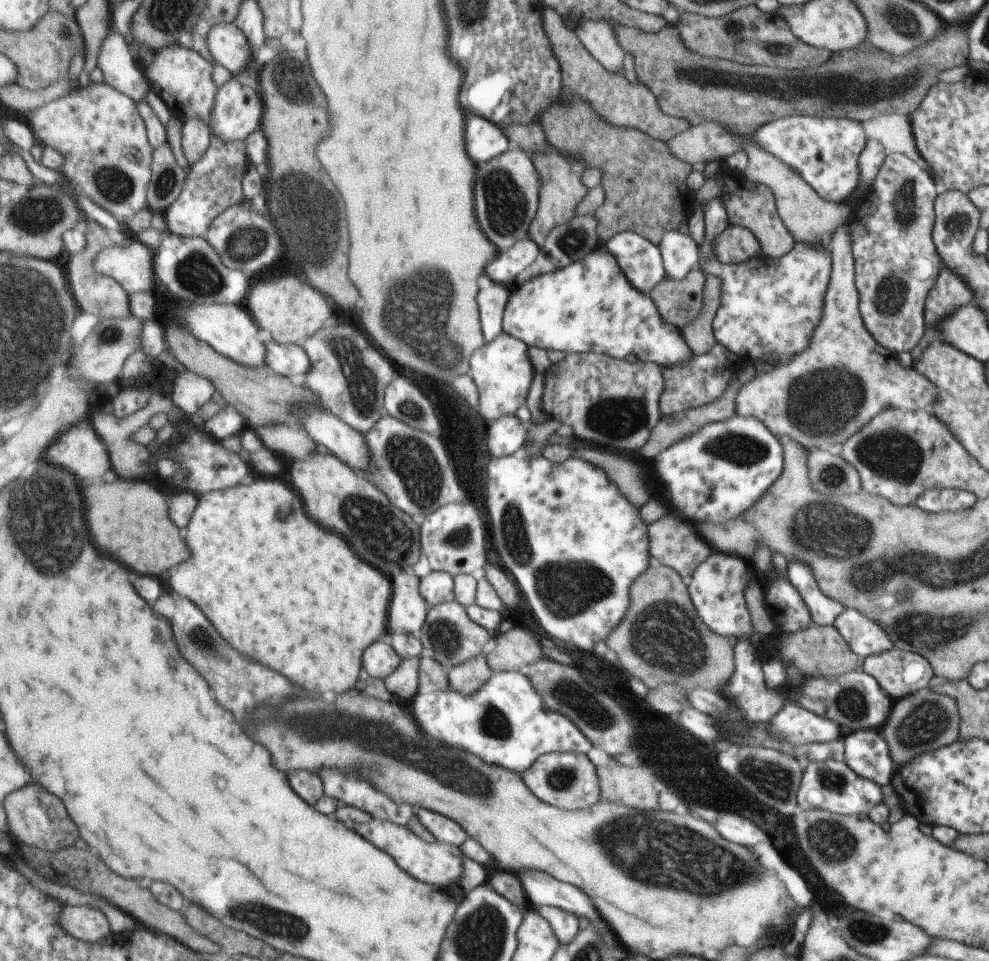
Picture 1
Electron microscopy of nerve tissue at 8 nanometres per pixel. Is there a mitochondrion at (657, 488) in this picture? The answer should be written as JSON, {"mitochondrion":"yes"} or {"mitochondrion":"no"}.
{"mitochondrion":"no"}

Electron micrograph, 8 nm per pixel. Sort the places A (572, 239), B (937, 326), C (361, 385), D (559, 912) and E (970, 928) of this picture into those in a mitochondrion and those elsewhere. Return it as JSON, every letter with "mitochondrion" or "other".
{"A":"mitochondrion","B":"other","C":"mitochondrion","D":"other","E":"other"}

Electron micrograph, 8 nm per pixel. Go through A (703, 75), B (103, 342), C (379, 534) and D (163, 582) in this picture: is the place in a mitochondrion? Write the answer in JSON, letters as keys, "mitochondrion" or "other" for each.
{"A":"mitochondrion","B":"mitochondrion","C":"mitochondrion","D":"other"}

